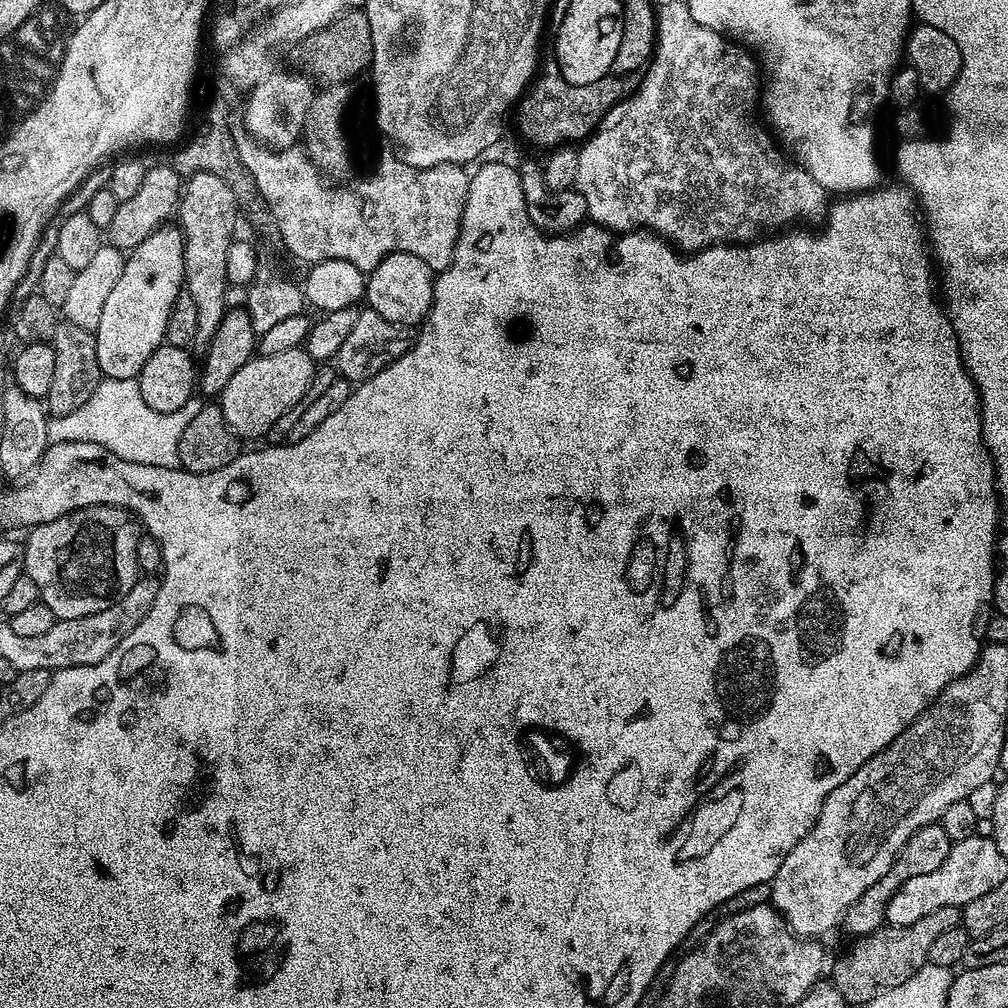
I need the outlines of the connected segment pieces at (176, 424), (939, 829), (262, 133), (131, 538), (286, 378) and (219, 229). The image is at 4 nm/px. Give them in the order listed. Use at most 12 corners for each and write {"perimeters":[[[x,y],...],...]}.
{"perimeters":[[[101,379],[68,436],[118,458],[175,468],[202,406],[159,412],[139,379]],[[939,822],[908,839],[886,875],[842,921],[852,938],[883,928],[886,906],[910,878],[938,870],[953,843]],[[303,71],[272,72],[247,93],[242,123],[291,149],[314,95]],[[77,506],[23,541],[57,620],[98,614],[138,579],[127,508]],[[303,347],[253,355],[218,397],[237,437],[267,437],[304,400]],[[196,172],[176,216],[202,354],[227,312],[238,209],[224,179]]]}

